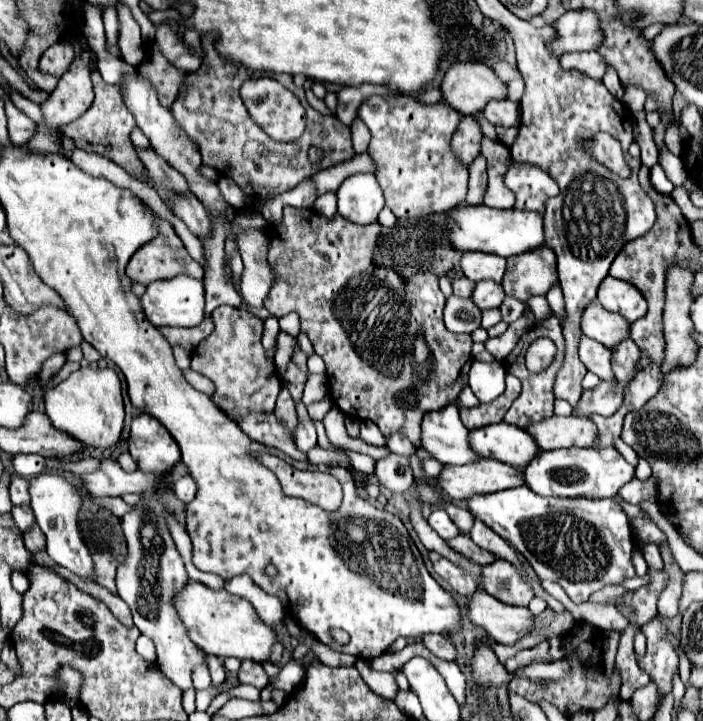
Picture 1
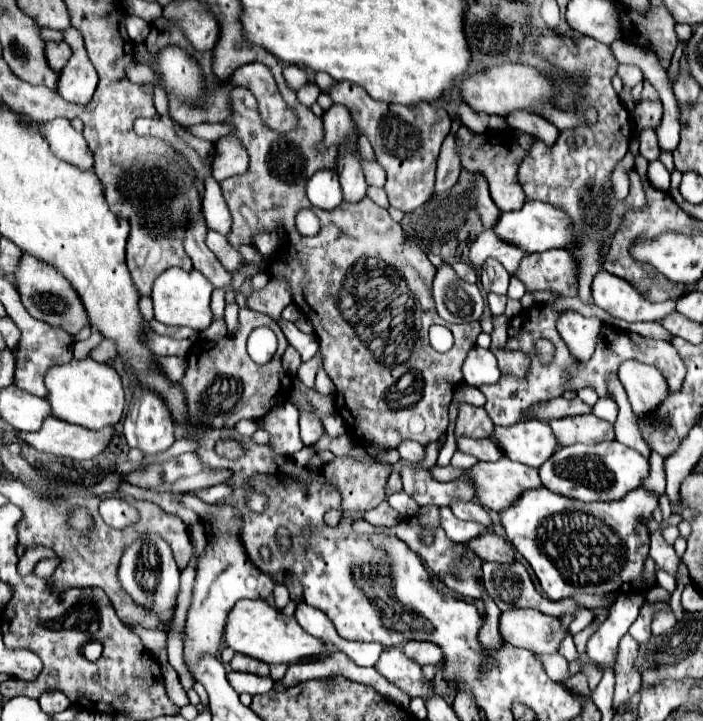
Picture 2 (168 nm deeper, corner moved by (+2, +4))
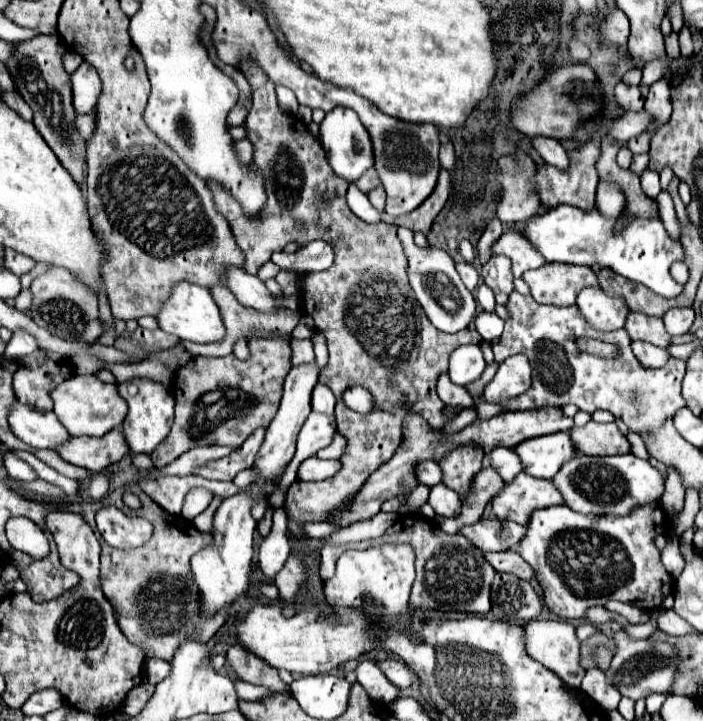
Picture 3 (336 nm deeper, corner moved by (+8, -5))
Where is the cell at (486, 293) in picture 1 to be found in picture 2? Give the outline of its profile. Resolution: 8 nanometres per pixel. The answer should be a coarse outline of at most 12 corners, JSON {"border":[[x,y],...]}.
{"border":[[499,260],[481,266],[485,292],[507,294],[511,274]]}

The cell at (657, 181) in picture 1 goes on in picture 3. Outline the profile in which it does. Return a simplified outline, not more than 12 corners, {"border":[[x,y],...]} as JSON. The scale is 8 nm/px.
{"border":[[647,169],[641,187],[651,199],[661,193],[659,173]]}

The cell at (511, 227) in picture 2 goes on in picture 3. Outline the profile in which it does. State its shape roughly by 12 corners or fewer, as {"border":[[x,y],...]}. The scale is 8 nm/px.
{"border":[[559,205],[519,229],[545,261],[601,263],[665,299],[685,261],[661,219],[621,233]]}

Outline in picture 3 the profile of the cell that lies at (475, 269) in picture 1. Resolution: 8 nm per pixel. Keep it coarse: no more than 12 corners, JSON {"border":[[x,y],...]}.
{"border":[[515,231],[503,233],[493,243],[491,255],[509,257],[511,271],[543,265],[543,257]]}

